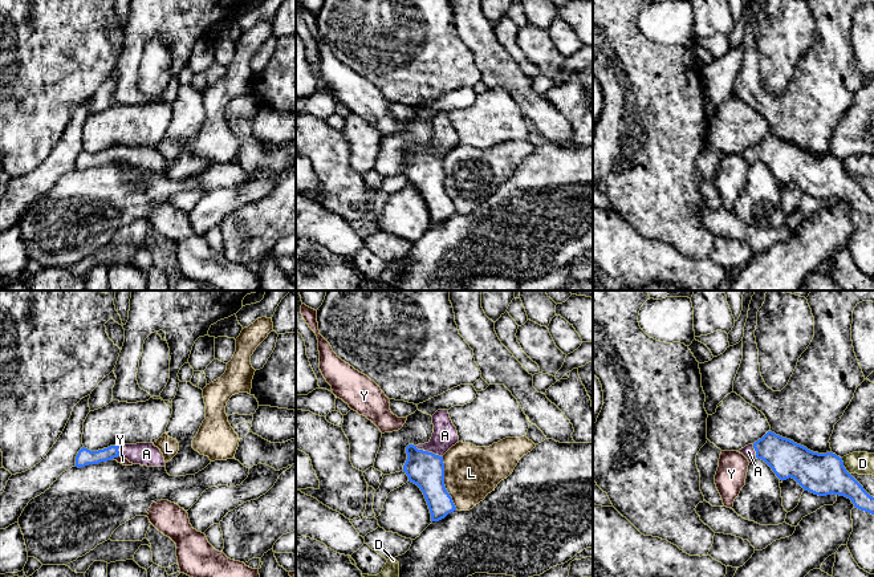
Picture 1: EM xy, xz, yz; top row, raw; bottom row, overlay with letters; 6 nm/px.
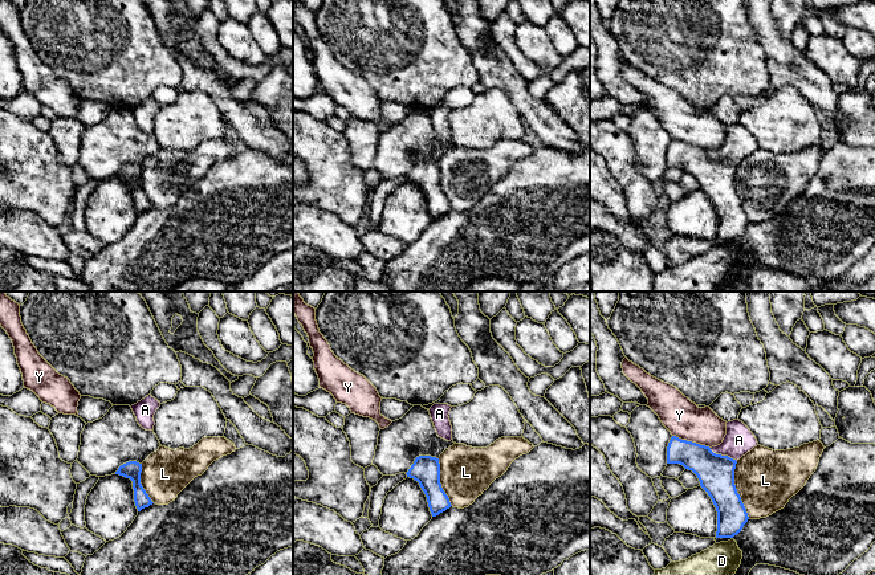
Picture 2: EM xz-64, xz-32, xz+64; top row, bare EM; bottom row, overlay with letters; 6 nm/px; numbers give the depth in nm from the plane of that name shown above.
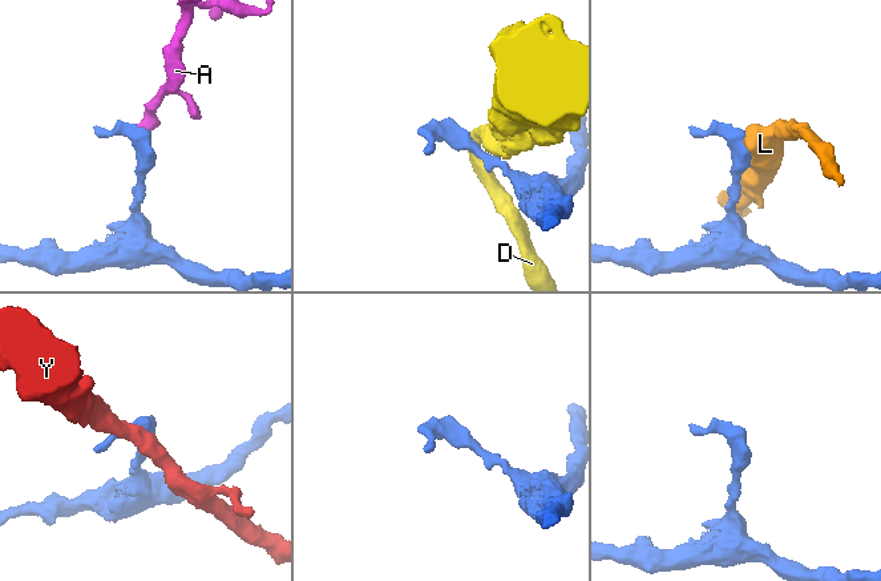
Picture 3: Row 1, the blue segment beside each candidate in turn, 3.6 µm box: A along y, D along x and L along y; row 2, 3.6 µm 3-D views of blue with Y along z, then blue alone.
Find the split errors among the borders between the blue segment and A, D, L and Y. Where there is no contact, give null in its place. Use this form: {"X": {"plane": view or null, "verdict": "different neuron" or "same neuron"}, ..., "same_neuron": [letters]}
{"A": {"plane": "xz", "verdict": "same neuron"}, "D": {"plane": "yz", "verdict": "different neuron"}, "L": {"plane": "xz", "verdict": "different neuron"}, "Y": {"plane": "xy", "verdict": "different neuron"}, "same_neuron": ["A"]}

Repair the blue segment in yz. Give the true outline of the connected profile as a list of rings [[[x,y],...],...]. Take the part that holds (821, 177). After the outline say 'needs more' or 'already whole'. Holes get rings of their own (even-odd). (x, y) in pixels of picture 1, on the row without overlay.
[[[772,134],[737,155],[749,166],[764,163],[780,183],[792,180],[804,194],[818,199],[845,199],[855,211],[874,218],[874,200],[846,174],[842,160],[833,155],[813,155]]]; needs more

